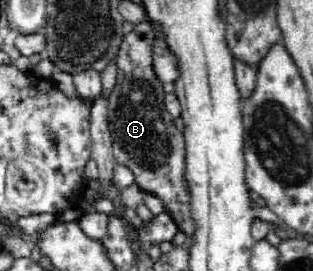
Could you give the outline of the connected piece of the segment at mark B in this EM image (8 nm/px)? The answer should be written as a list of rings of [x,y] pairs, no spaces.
[[[148,20],[137,24],[124,36],[117,53],[117,74],[115,85],[108,96],[108,119],[112,151],[116,164],[129,167],[135,180],[146,193],[153,194],[163,201],[165,212],[173,218],[180,231],[187,235],[195,233],[195,220],[191,218],[191,196],[186,183],[186,144],[183,133],[175,127],[175,118],[166,111],[166,96],[163,82],[155,75],[153,68],[153,41],[160,34],[153,22]]]

